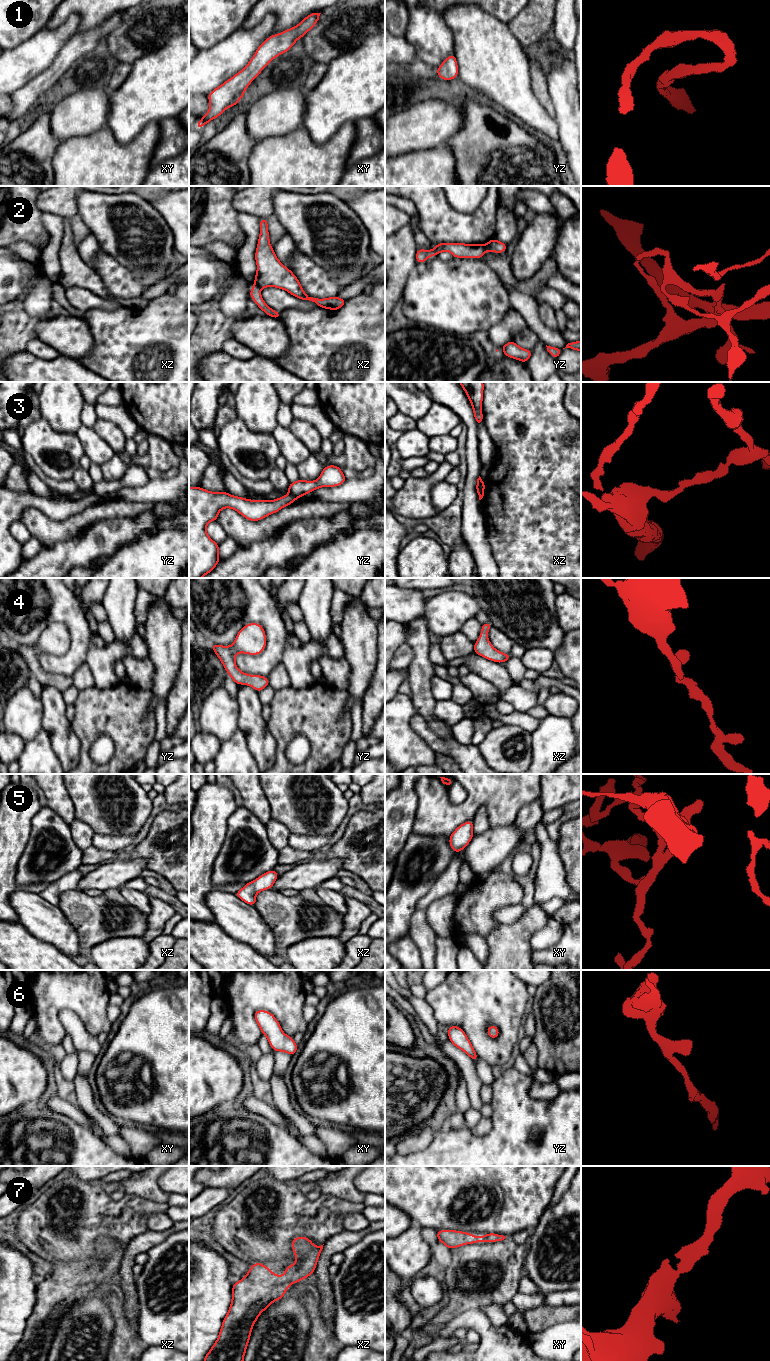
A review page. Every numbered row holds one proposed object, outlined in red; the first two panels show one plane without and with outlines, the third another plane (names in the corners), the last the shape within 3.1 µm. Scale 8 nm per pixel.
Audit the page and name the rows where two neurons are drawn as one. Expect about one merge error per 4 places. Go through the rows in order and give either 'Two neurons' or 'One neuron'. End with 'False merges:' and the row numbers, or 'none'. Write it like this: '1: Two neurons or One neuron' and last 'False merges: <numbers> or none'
1: One neuron
2: Two neurons
3: Two neurons
4: One neuron
5: One neuron
6: One neuron
7: One neuron
False merges: 2, 3

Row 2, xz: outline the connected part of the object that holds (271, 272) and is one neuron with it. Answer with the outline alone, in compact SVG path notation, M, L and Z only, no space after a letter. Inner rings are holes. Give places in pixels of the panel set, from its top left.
M260 218L260 235L255 252L257 272L254 285L261 288L277 287L289 292L302 300L309 300L318 307L330 310L338 310L345 305L346 300L336 297L318 299L309 297L303 290L299 280L285 267L275 255L270 245L267 218Z

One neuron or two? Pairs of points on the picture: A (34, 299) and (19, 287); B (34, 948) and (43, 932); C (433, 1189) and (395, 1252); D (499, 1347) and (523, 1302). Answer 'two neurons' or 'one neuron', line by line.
A: two neurons
B: two neurons
C: two neurons
D: two neurons

